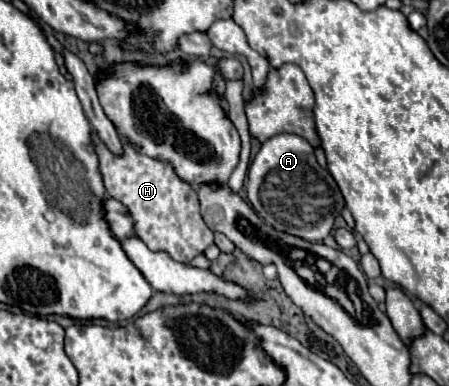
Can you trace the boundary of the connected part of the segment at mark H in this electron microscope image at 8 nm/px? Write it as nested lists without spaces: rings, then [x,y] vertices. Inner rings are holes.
[[[93,132],[91,138],[107,194],[125,204],[133,216],[135,236],[139,236],[151,250],[165,250],[179,262],[191,262],[213,244],[213,232],[205,226],[199,214],[197,192],[173,172],[173,164],[145,156],[129,144],[123,146],[123,154],[113,154],[97,132]]]

